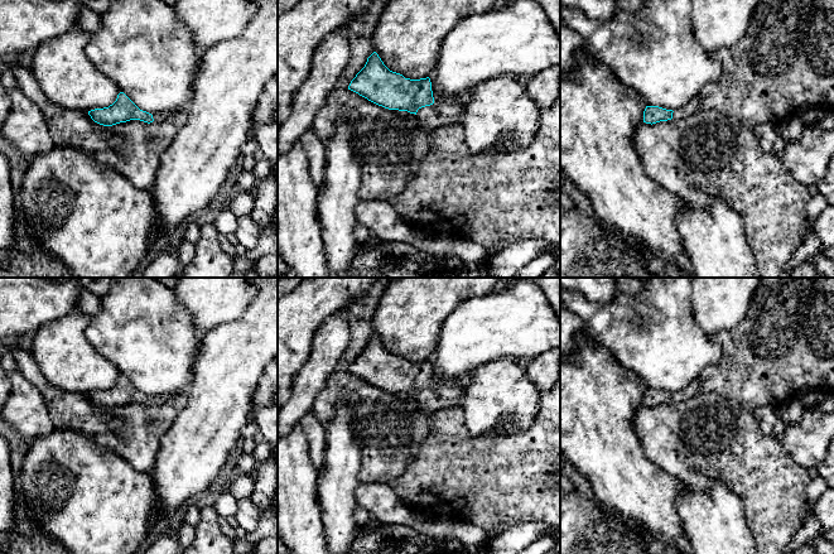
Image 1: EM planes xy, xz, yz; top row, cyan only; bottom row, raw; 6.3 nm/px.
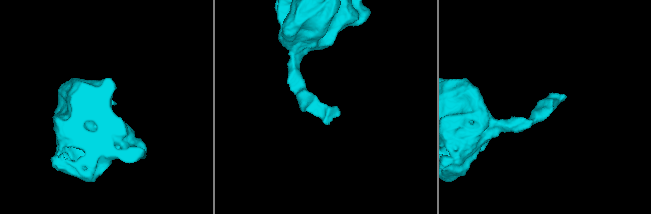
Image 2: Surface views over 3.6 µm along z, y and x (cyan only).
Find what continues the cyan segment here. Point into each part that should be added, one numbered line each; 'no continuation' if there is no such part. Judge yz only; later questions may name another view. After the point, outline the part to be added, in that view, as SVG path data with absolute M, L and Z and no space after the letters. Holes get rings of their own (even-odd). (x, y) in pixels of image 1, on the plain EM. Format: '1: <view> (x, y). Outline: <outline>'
1: yz (694, 388). Outline: M694 380L690 385L688 385L681 391L678 391L672 395L672 401L685 401L693 396L695 396L700 391L700 385L698 380Z

